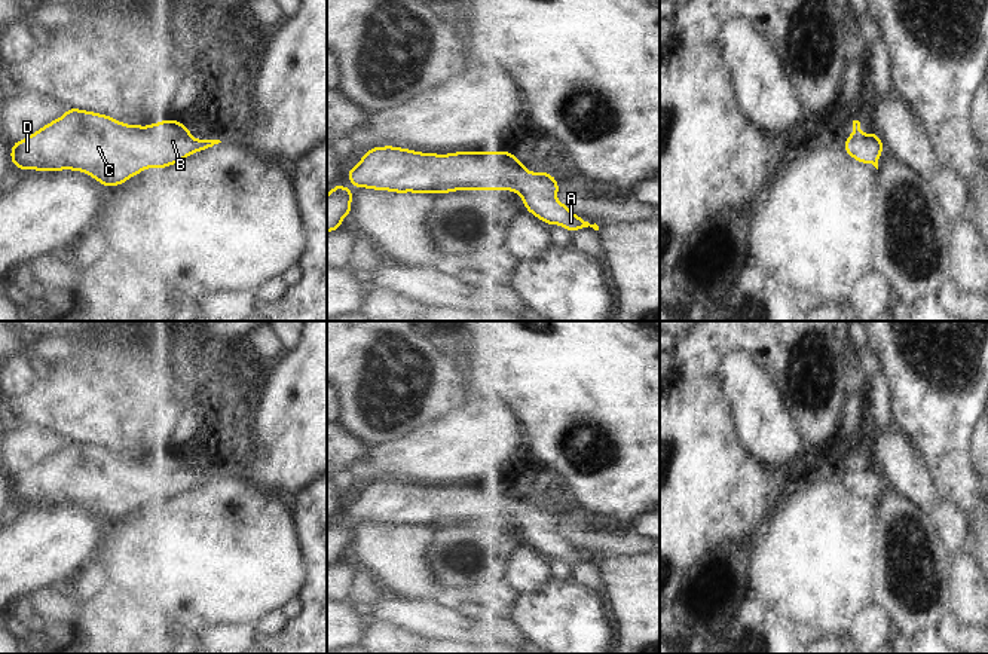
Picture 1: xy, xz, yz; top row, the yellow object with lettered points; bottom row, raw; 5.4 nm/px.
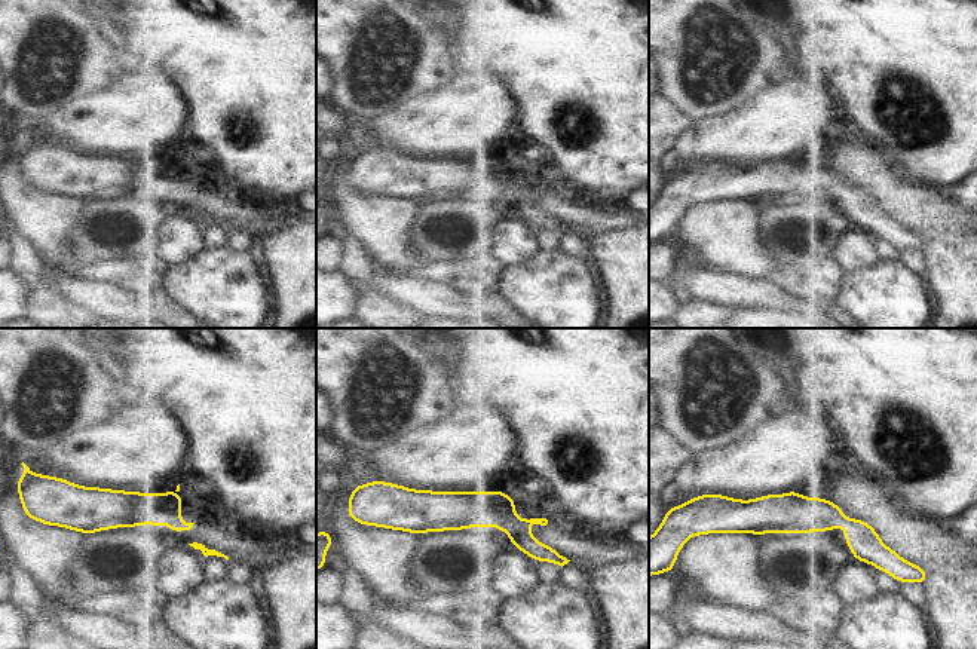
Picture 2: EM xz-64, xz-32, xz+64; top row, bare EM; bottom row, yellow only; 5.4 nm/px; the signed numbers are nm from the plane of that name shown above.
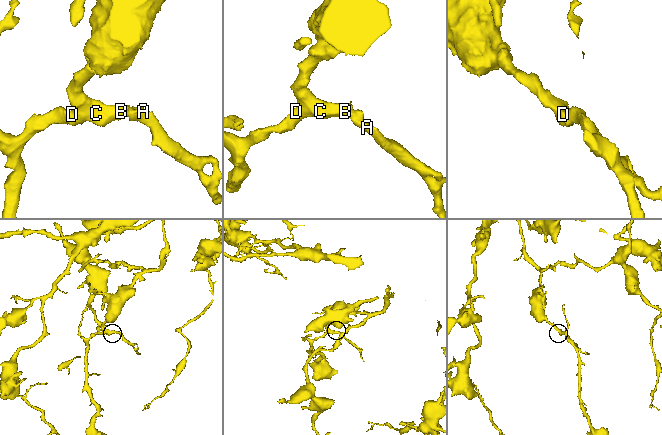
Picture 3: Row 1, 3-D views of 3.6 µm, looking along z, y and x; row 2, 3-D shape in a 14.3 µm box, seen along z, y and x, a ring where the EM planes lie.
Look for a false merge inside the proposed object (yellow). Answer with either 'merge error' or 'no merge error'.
no merge error

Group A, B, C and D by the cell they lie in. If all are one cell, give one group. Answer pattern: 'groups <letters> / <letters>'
groups A B C D

